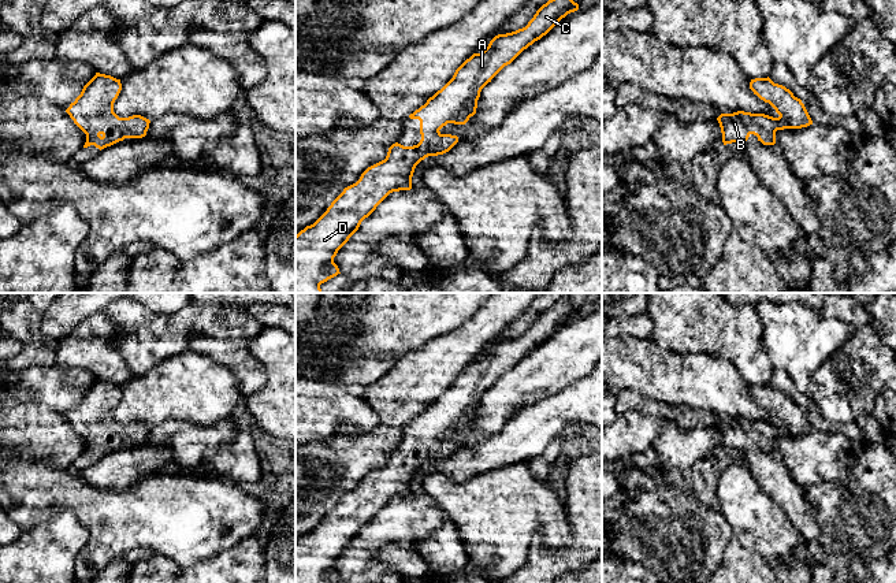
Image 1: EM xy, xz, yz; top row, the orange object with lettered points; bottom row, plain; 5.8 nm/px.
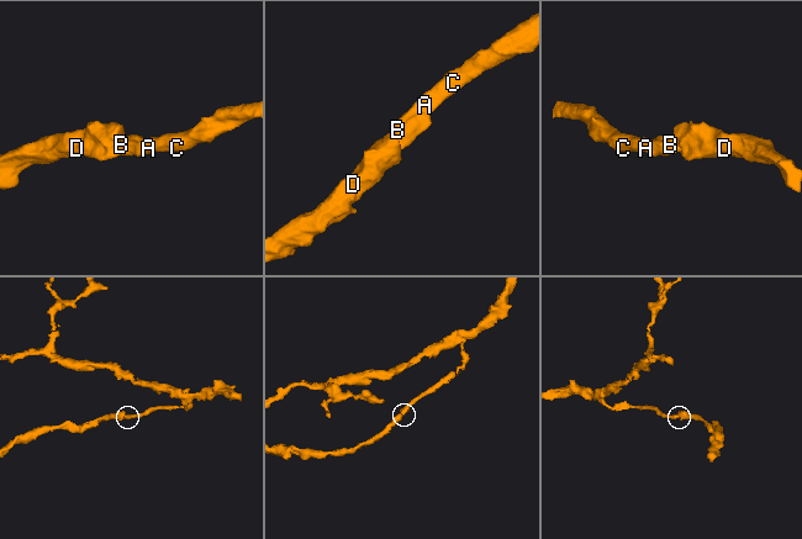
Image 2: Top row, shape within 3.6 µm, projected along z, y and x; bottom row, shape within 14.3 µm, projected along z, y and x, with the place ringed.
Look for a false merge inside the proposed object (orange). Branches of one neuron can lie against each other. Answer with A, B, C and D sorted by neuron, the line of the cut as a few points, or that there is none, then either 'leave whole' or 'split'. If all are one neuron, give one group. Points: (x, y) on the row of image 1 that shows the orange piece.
groups A B C D; cut none; leave whole

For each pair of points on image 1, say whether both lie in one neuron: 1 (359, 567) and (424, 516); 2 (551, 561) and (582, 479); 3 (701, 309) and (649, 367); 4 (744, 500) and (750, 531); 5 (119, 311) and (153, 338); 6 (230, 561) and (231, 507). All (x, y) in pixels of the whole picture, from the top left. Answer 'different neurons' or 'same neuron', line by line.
1: same neuron
2: same neuron
3: different neurons
4: same neuron
5: same neuron
6: different neurons

